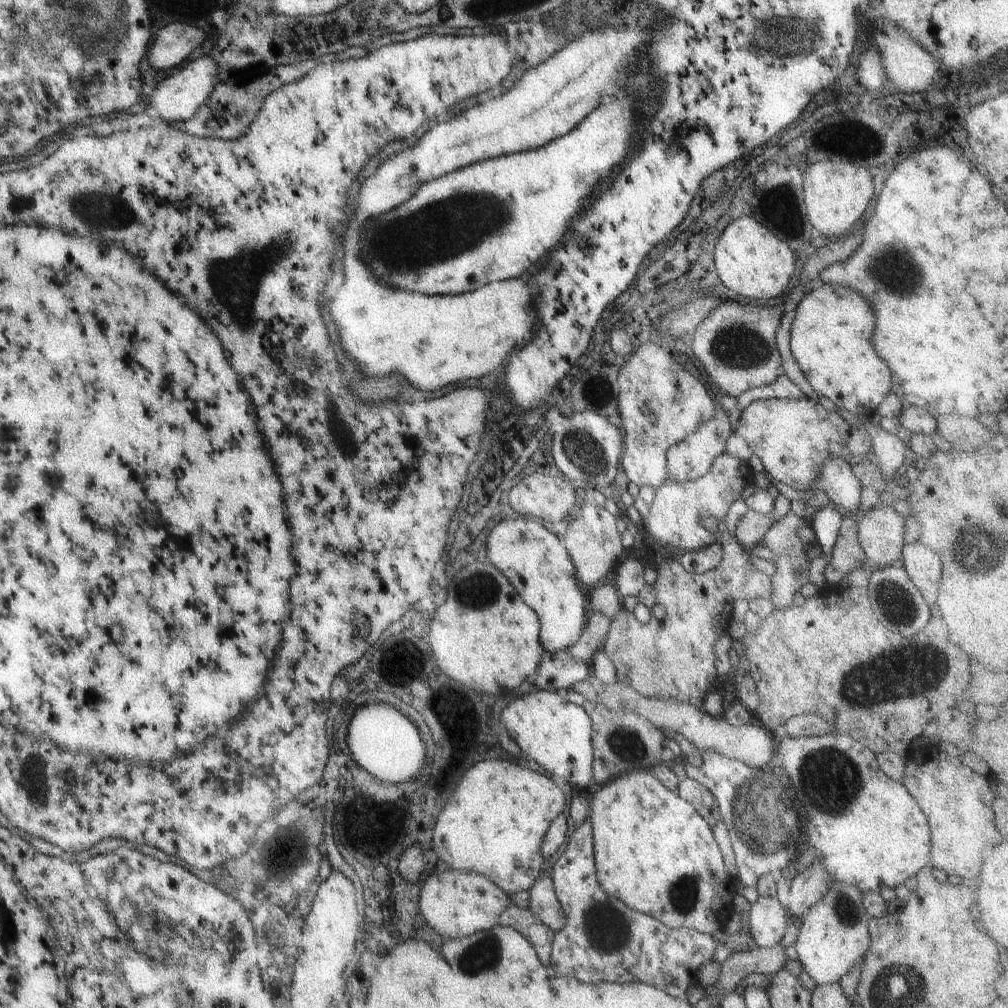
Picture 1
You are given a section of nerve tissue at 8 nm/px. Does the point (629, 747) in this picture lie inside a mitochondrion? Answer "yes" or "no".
yes

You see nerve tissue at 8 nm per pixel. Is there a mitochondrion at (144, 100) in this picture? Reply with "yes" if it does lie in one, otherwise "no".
no

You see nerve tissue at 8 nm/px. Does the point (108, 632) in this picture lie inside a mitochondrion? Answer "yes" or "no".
no

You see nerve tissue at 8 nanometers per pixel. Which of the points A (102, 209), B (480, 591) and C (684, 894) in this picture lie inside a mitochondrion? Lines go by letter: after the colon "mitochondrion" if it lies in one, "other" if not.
A: mitochondrion
B: mitochondrion
C: mitochondrion

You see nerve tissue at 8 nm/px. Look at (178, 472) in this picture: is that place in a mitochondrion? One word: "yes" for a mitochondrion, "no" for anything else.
no

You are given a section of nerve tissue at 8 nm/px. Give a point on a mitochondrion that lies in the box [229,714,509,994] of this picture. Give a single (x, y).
(474, 960)

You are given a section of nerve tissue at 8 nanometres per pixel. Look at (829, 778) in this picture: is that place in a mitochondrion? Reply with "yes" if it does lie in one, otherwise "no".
yes

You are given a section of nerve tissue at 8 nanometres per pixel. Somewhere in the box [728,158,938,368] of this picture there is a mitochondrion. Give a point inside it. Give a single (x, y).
(889, 267)

